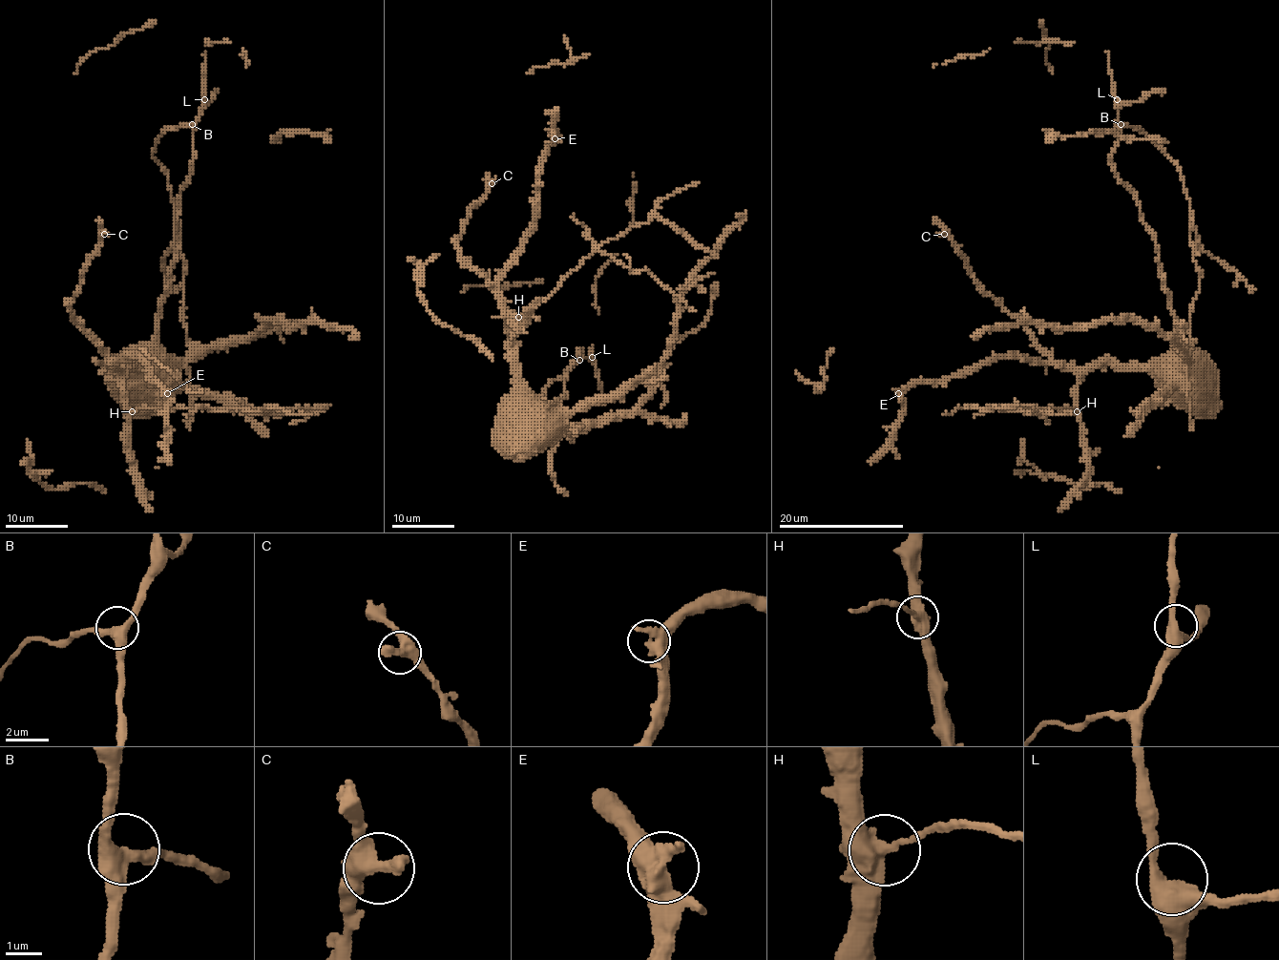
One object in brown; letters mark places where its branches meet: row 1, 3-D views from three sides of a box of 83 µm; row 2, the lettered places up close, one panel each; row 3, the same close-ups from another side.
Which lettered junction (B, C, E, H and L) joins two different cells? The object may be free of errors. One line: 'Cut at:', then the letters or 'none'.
Cut at: H

